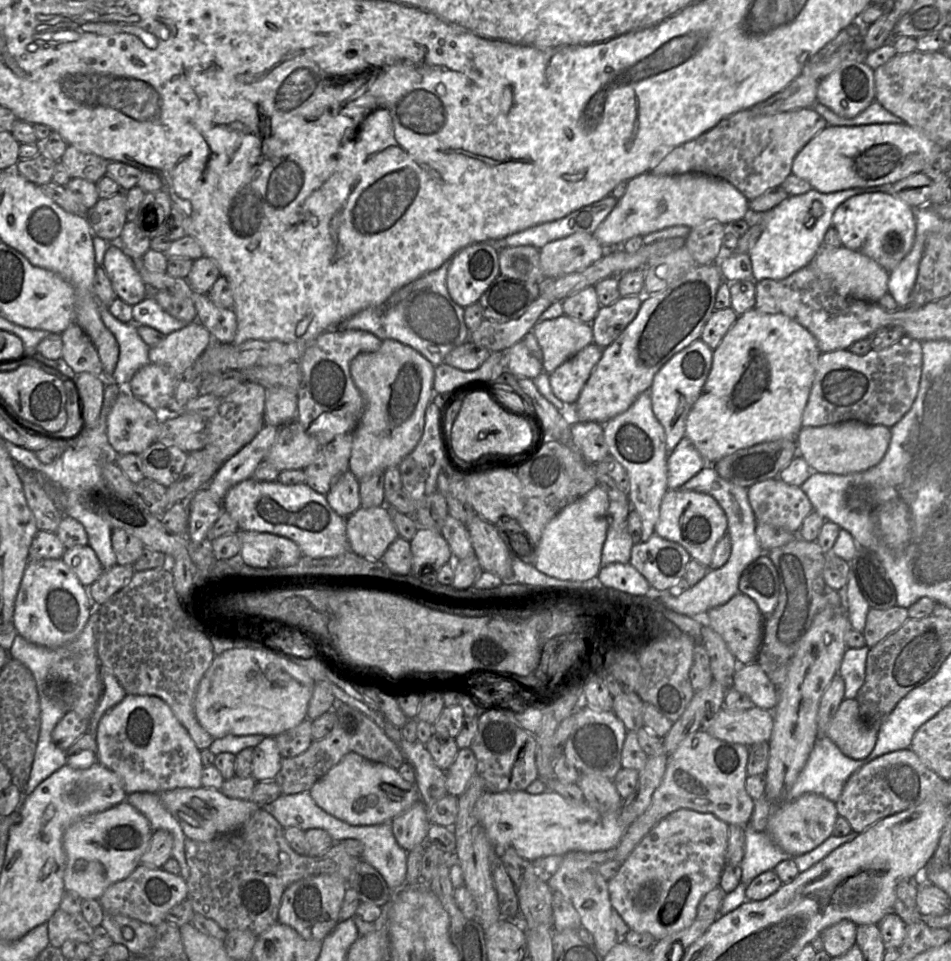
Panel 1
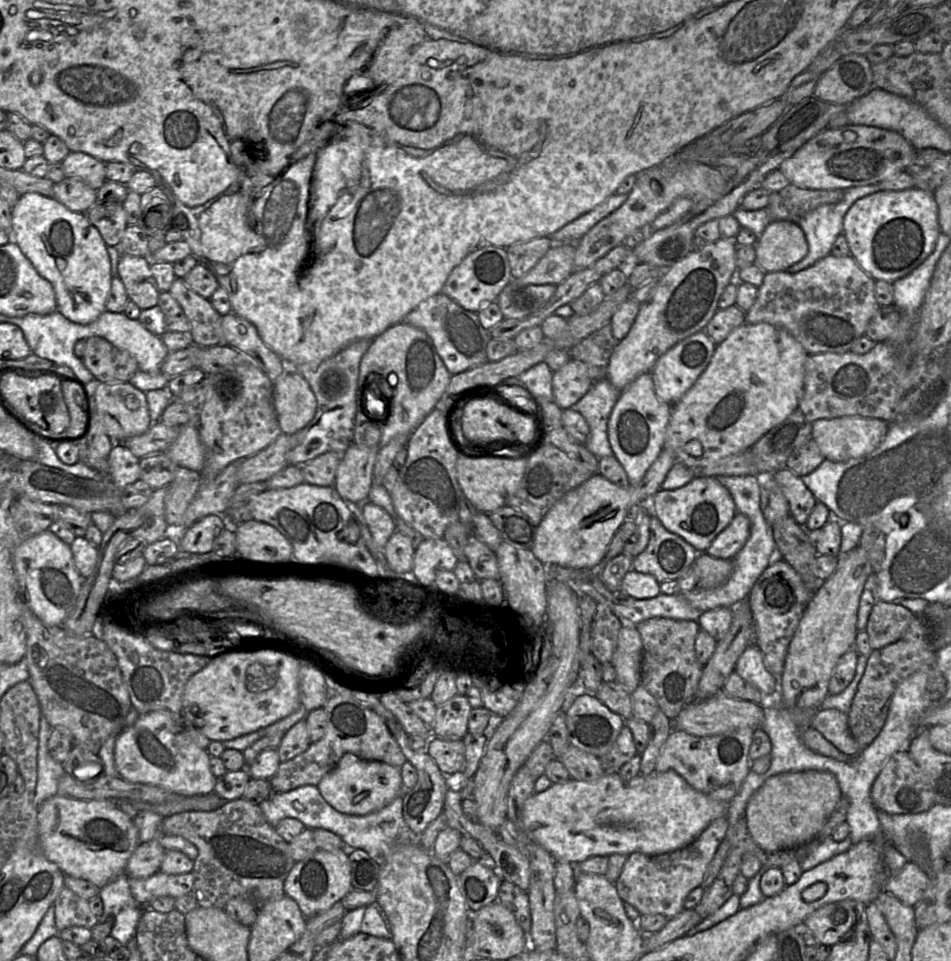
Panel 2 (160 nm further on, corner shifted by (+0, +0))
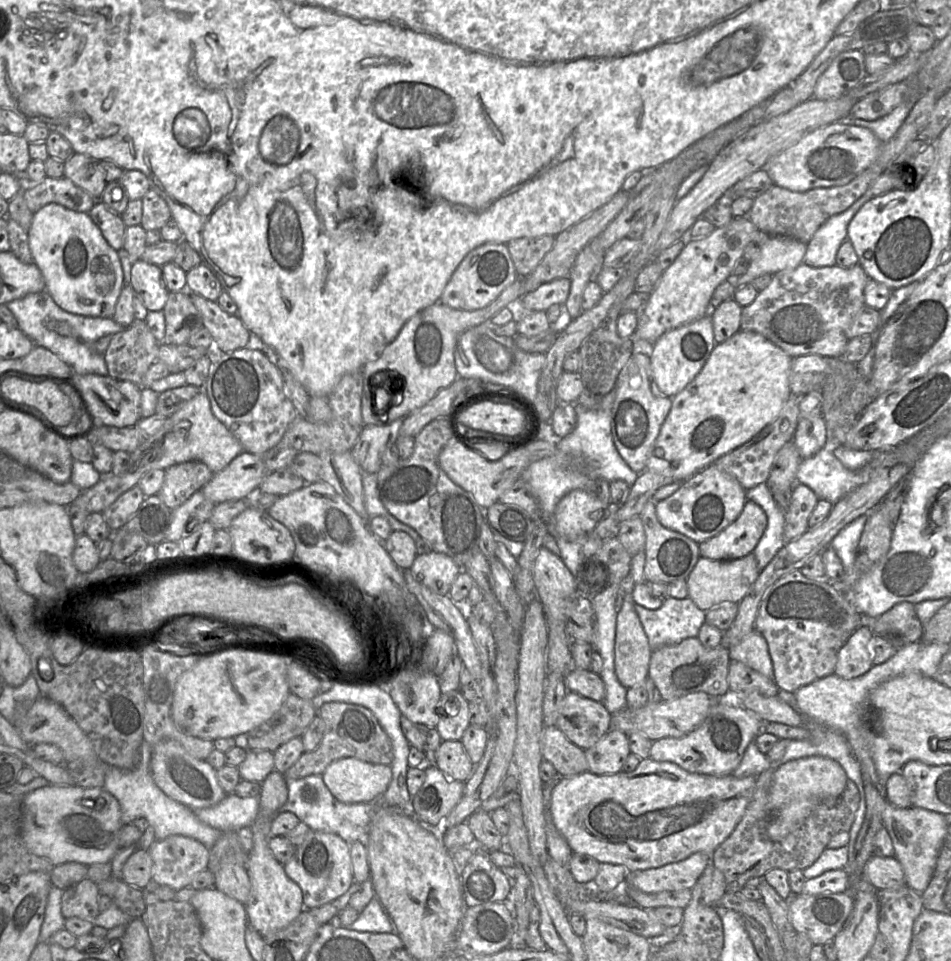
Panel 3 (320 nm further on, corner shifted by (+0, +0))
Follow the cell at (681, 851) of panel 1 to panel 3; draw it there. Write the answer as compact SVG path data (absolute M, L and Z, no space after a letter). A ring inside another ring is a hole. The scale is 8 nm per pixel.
M696 852L679 862L627 872L625 884L645 893L691 889L710 862L710 854Z

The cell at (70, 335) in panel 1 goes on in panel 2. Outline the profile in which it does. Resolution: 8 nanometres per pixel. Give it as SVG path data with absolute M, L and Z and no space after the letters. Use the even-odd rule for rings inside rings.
M101 337L85 339L85 350L81 358L84 366L91 372L95 383L128 382L139 371L137 360L125 350L120 350Z

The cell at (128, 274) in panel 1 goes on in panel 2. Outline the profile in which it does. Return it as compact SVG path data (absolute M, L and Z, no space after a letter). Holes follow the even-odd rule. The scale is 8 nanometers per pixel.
M122 255L118 262L118 275L130 301L141 310L158 304L160 291L150 270L148 257Z

